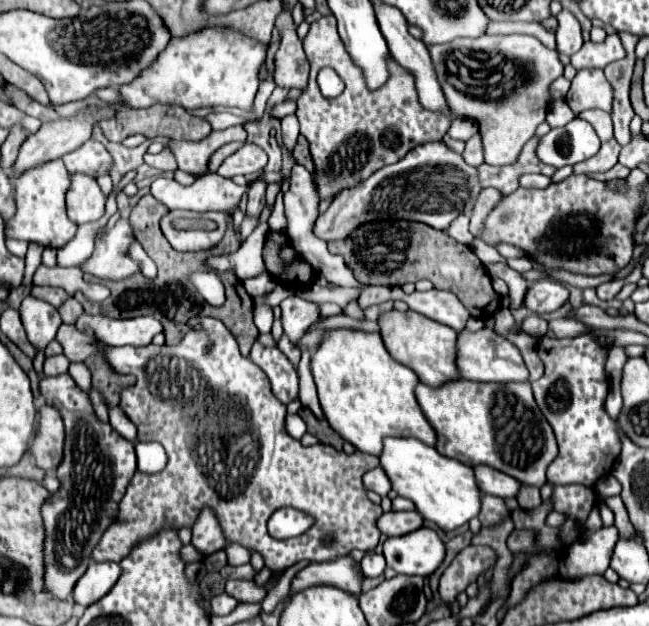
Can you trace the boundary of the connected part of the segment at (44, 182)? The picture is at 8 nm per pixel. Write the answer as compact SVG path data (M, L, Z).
M53 160L49 164L31 168L29 172L21 172L21 176L17 176L17 188L15 188L17 212L9 220L5 234L17 240L37 242L49 248L65 246L77 232L77 224L73 224L65 212L65 194L69 190L69 184L71 180L63 160Z

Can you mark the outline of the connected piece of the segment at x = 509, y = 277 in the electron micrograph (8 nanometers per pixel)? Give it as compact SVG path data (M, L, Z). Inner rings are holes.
M491 264L487 266L487 272L491 276L497 276L501 278L507 286L509 286L509 298L511 298L511 310L515 308L521 308L523 306L523 300L525 300L525 292L529 288L529 282L515 270L511 270L509 266L503 266L503 264Z

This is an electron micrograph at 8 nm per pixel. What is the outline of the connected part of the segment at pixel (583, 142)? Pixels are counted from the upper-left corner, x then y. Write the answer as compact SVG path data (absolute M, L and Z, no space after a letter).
M573 118L563 128L553 128L539 142L537 156L555 168L573 166L595 156L601 148L601 140L593 126L581 118Z

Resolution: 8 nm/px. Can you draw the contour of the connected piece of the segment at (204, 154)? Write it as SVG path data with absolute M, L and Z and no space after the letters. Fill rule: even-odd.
M231 126L227 130L213 130L207 138L203 138L199 142L175 142L175 140L171 140L169 144L171 144L173 154L177 158L178 168L201 176L201 174L205 174L207 162L217 148L221 148L223 144L235 142L235 140L245 142L245 138L247 138L247 132L243 126Z

